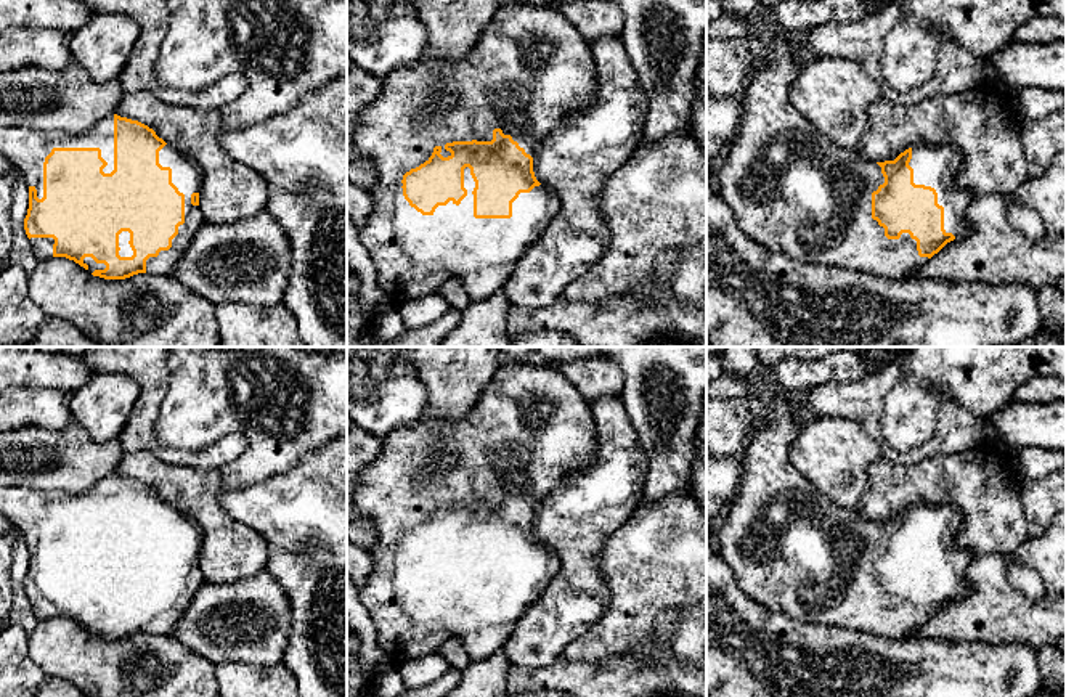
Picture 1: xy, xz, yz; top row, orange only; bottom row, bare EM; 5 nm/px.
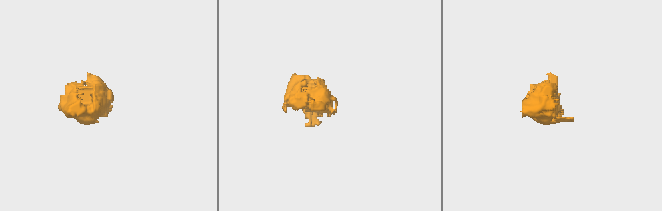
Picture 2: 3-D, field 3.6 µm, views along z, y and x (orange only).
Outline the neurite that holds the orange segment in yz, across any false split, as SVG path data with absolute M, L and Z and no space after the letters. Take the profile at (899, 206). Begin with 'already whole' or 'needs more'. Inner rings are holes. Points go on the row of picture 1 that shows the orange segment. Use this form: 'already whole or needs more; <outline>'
needs more; M779 29L769 47L761 51L759 61L750 77L742 103L742 120L737 127L737 135L727 146L722 161L716 165L718 190L730 210L735 215L738 228L753 241L771 252L785 254L804 263L819 263L824 267L849 268L861 273L873 273L888 279L901 279L913 275L923 263L938 254L947 243L963 238L970 231L966 209L974 199L974 194L957 185L962 170L963 154L954 145L917 145L901 153L894 161L873 162L864 159L856 149L841 148L828 137L819 132L790 101L790 88L796 80L808 58L798 47L798 37Z

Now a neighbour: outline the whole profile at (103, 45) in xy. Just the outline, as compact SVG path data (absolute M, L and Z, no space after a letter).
M93 11L93 18L69 34L72 59L96 82L117 79L125 67L140 26L127 14Z

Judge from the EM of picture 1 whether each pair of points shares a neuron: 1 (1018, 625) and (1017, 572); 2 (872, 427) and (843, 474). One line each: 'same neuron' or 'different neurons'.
1: different neurons
2: different neurons

